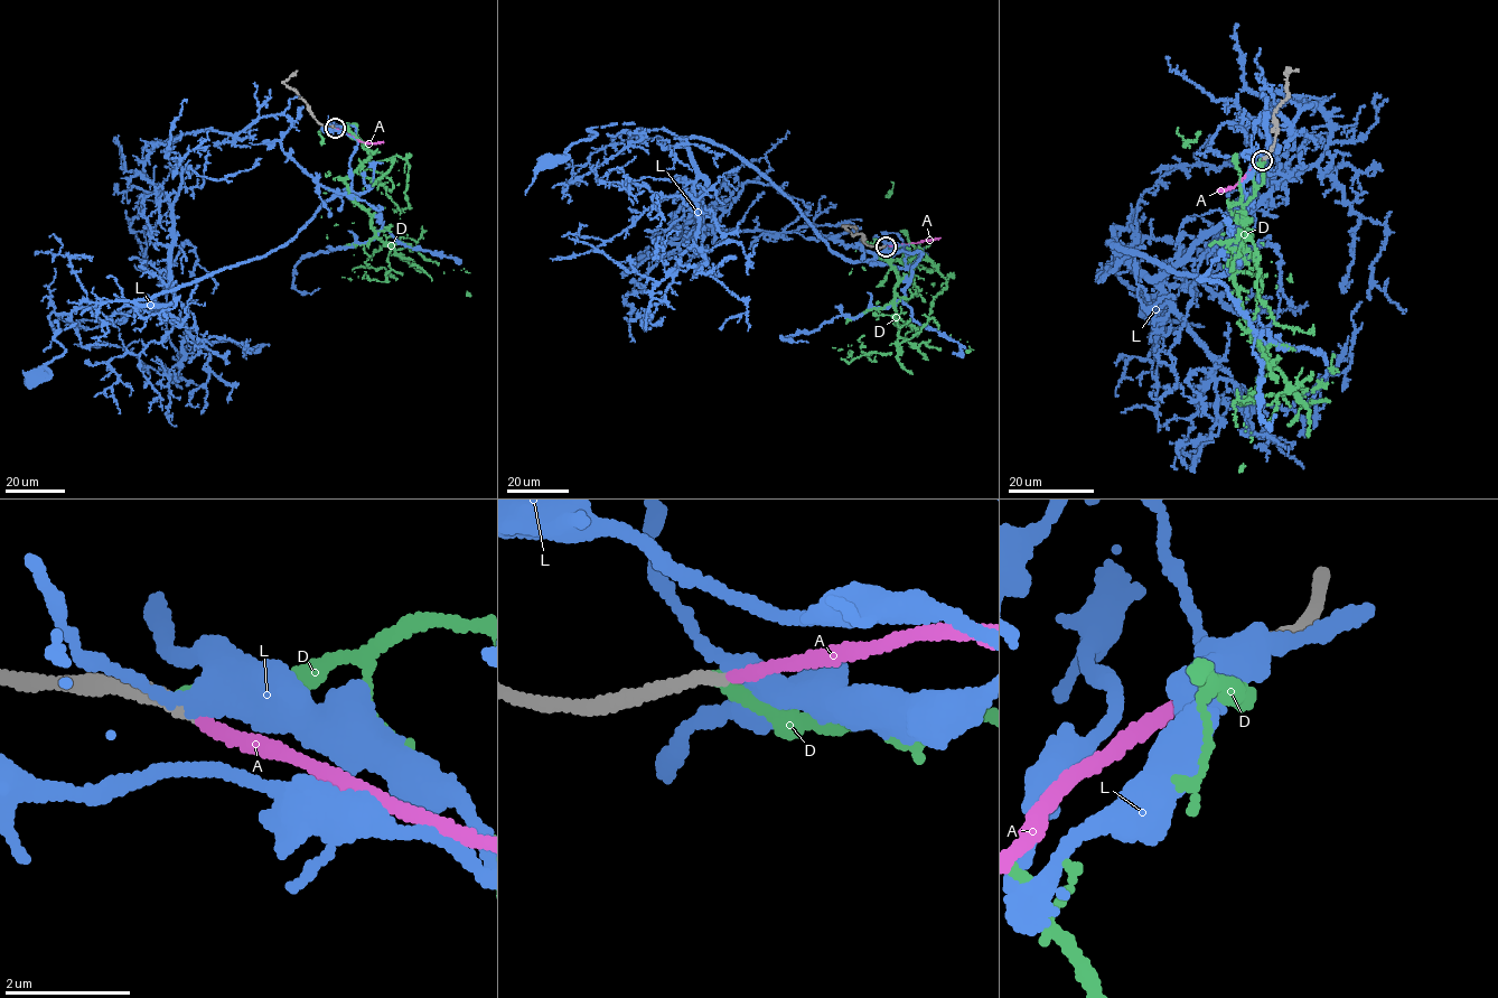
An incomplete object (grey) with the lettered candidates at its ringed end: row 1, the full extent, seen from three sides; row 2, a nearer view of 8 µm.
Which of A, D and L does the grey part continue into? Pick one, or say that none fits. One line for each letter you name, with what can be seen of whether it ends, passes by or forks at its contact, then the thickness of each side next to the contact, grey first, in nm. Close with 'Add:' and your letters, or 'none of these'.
A: It ends there. Thickness 190 nm (grey) against 180 nm
Add: A

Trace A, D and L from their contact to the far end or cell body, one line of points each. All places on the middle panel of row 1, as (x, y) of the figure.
A: (886, 245), (941, 238)
D: (886, 246), (916, 255), (883, 259), (898, 281), (898, 343), (933, 317), (971, 351)
L: (886, 246), (908, 245), (881, 264), (831, 251), (764, 176), (698, 138), (632, 123), (597, 127), (548, 161)

